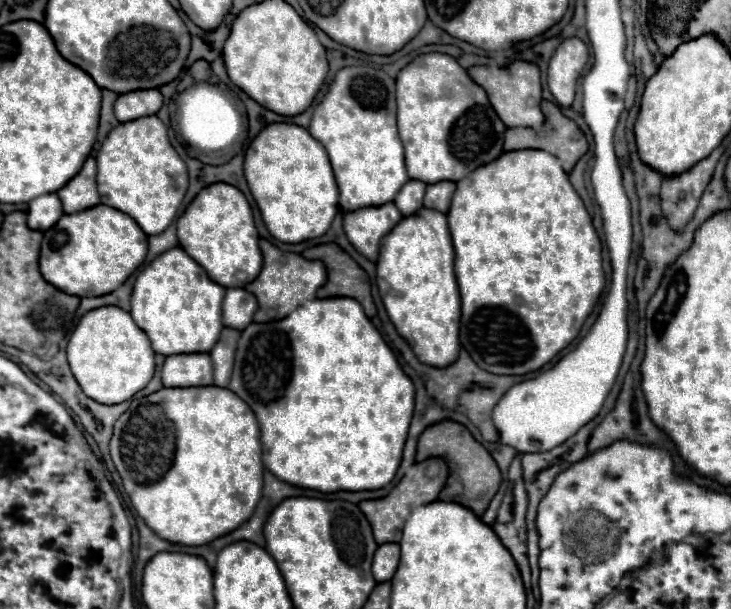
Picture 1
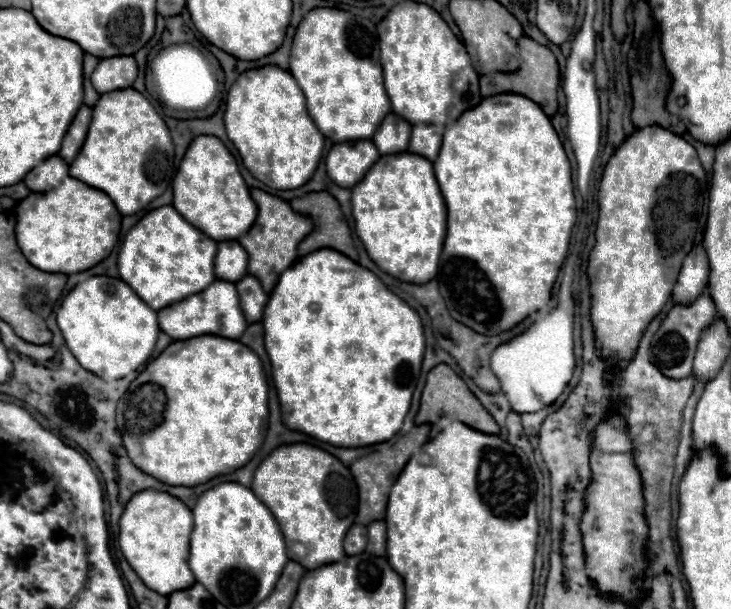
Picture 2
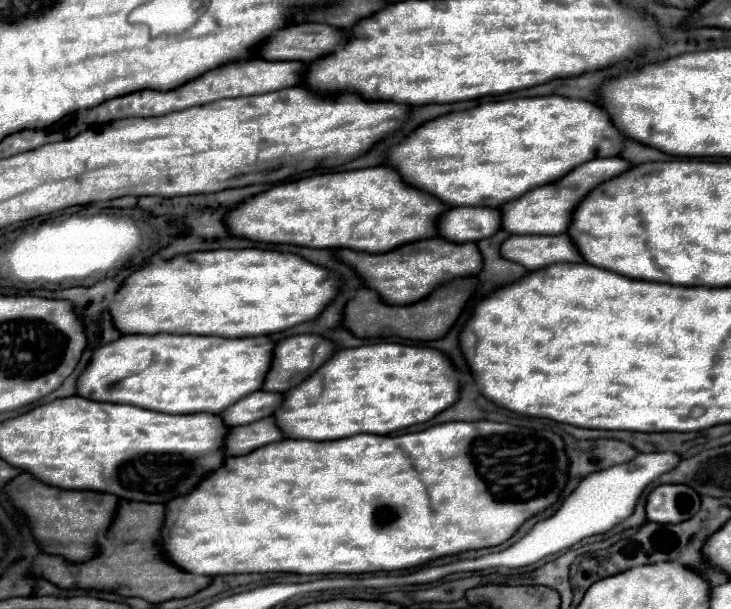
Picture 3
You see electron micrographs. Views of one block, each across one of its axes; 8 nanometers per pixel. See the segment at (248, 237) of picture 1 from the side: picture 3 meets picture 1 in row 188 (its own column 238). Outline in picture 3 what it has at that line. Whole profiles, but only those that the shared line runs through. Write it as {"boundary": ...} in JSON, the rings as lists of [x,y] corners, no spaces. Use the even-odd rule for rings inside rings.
{"boundary":[[[376,166],[376,168],[362,168],[362,170],[350,170],[350,172],[328,172],[328,174],[314,174],[314,176],[306,176],[302,180],[294,180],[288,184],[278,184],[266,192],[260,192],[256,196],[250,196],[244,202],[238,202],[232,210],[228,210],[228,214],[224,216],[224,224],[228,226],[228,230],[232,232],[232,236],[236,238],[248,238],[252,242],[266,242],[266,244],[294,244],[294,246],[306,246],[306,248],[352,248],[358,252],[384,252],[384,250],[392,250],[396,246],[402,246],[404,242],[416,242],[416,240],[424,240],[424,238],[434,238],[436,236],[436,218],[440,216],[440,212],[444,212],[444,208],[450,208],[446,204],[442,204],[438,198],[420,192],[416,188],[408,188],[404,184],[404,180],[400,176],[394,174],[392,168],[386,166]]]}

